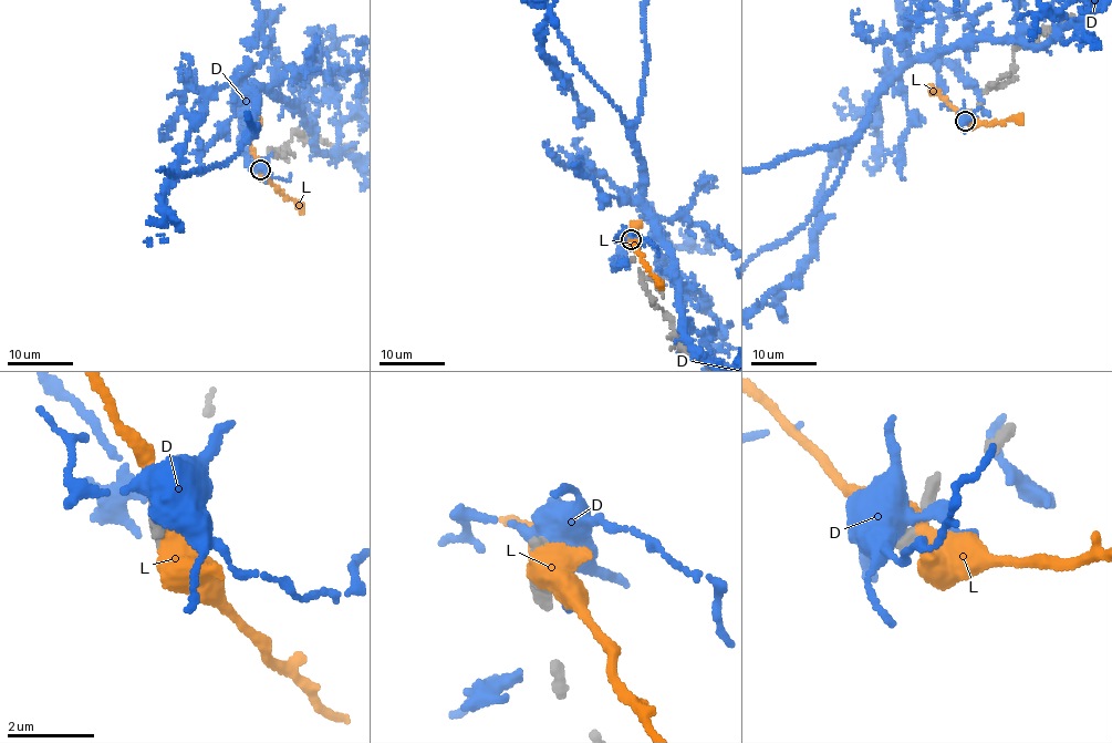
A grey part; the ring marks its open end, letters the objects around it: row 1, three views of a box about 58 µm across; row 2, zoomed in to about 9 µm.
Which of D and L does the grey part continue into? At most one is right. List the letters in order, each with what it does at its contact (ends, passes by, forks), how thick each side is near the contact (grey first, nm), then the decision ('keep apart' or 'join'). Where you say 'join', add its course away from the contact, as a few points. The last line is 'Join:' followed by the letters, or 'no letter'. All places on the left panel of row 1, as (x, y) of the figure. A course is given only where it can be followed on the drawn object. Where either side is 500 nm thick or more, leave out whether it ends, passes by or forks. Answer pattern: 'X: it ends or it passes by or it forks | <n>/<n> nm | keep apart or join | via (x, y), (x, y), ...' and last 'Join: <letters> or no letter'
D: it forks | 400/480 nm | keep apart
L: it passes by | 440/420 nm | keep apart
Join: no letter

